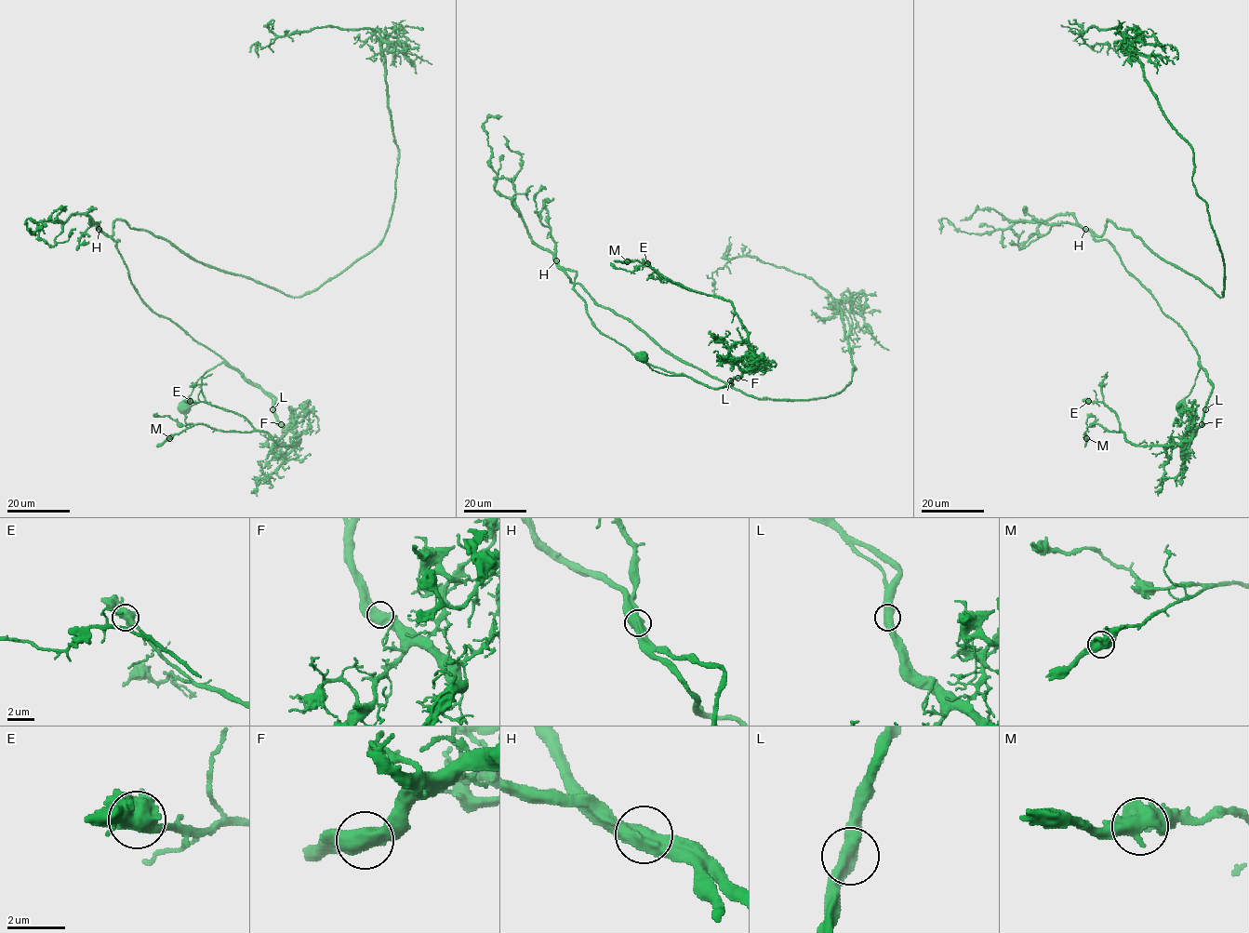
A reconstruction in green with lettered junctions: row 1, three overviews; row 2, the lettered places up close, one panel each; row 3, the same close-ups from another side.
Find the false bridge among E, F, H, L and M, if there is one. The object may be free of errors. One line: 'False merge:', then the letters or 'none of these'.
False merge: H

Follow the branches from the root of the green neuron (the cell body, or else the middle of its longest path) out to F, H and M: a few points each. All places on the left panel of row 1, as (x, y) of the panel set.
F: (186, 405), (185, 399), (196, 381), (210, 369), (227, 362), (272, 399), (275, 418), (281, 424)
H: (186, 405), (196, 381), (224, 360), (152, 311), (130, 280), (117, 248), (119, 240), (112, 240), (99, 229)
M: (186, 405), (196, 381), (227, 362), (298, 440), (204, 424), (169, 438)

